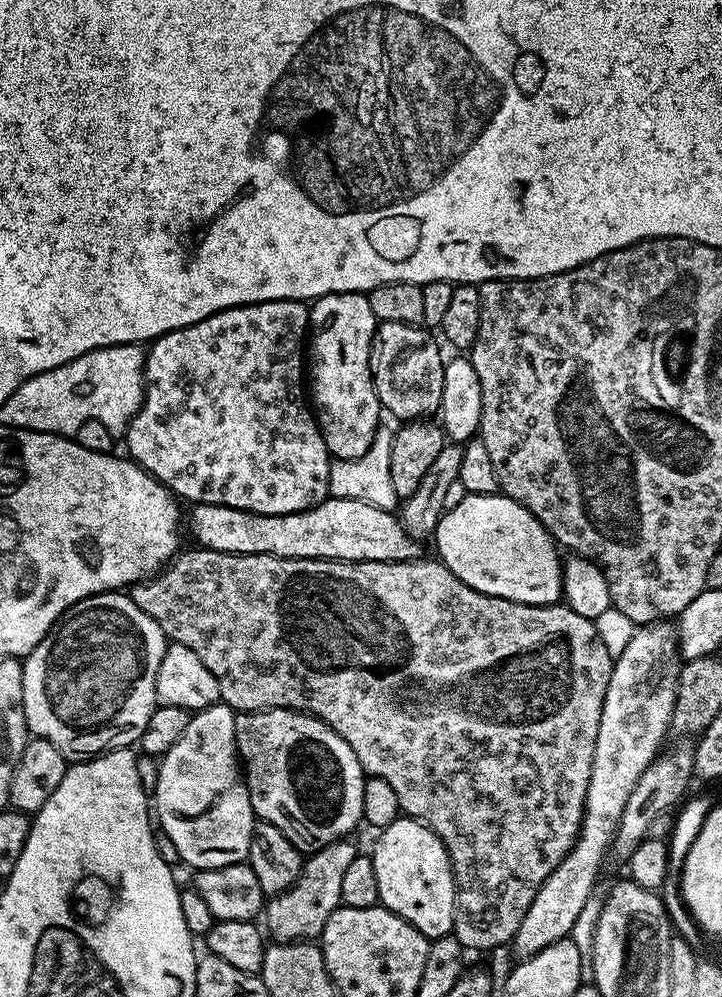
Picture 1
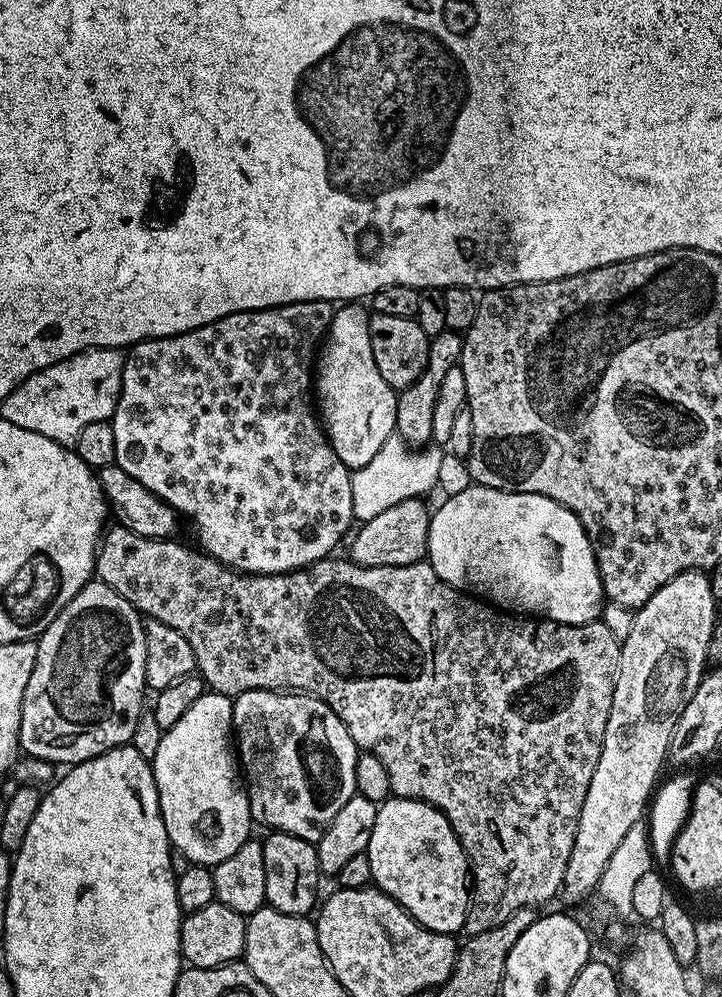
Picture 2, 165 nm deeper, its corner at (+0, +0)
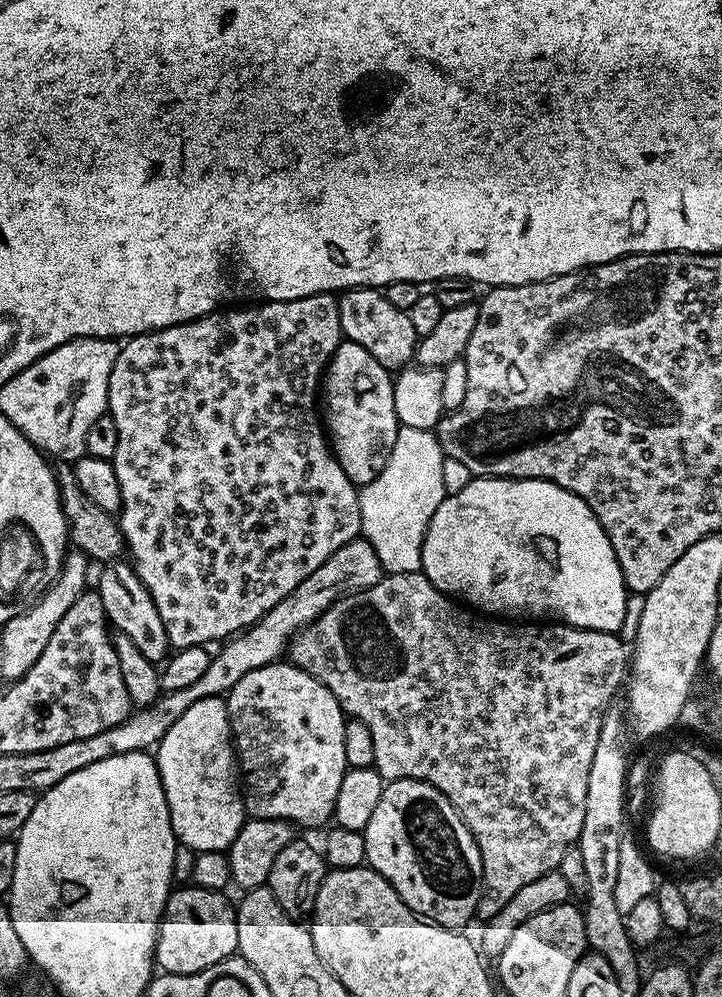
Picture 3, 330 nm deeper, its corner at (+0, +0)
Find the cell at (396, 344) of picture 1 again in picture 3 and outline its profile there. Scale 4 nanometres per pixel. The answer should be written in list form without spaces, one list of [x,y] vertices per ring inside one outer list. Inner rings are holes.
[[[350,288],[339,293],[340,331],[347,339],[358,342],[381,366],[403,370],[413,363],[418,337],[406,312],[393,306],[378,288]]]

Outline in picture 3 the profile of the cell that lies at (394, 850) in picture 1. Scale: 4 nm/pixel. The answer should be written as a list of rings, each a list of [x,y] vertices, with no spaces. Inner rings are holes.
[[[389,780],[385,783],[382,790],[382,798],[378,798],[378,807],[374,809],[374,814],[370,817],[370,822],[364,827],[364,841],[366,842],[366,854],[368,855],[367,863],[376,871],[383,874],[397,894],[406,902],[406,906],[417,916],[430,920],[434,924],[441,924],[443,928],[463,929],[464,923],[475,917],[478,898],[484,889],[484,879],[482,878],[482,858],[470,830],[462,822],[462,818],[456,812],[456,807],[450,803],[434,786],[430,786],[421,780]]]

